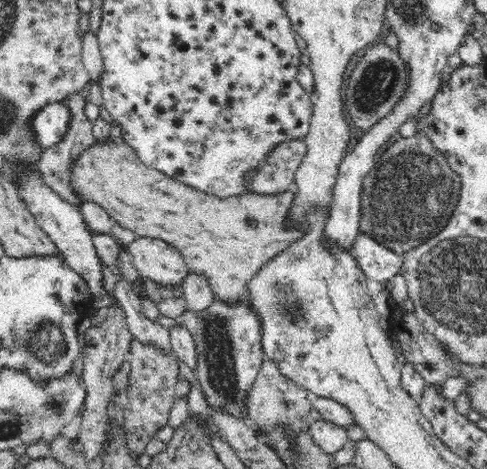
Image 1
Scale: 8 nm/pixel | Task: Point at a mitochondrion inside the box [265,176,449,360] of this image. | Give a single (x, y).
(286, 303)

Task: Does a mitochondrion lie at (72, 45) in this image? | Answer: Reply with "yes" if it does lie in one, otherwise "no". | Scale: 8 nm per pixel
no

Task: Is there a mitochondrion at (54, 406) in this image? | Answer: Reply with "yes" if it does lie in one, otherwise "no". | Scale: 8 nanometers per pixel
yes

